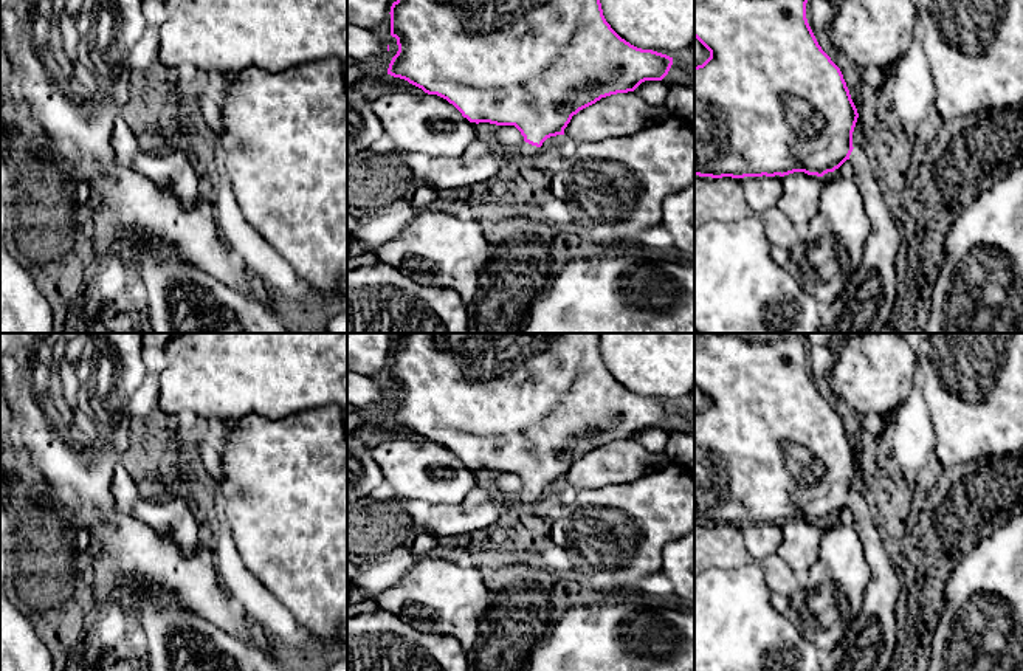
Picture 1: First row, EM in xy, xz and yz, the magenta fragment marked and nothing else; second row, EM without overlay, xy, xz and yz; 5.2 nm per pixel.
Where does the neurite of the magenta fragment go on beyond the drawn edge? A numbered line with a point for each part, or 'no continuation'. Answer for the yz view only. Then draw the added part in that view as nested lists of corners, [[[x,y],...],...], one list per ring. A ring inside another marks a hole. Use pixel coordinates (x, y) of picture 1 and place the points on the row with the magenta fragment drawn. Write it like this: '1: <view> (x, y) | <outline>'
1: yz (865, 302) | [[[854,147],[849,155],[856,181],[871,223],[862,260],[840,293],[820,299],[818,333],[887,333],[896,302],[896,260],[901,229],[887,206],[879,170],[870,152]]]

